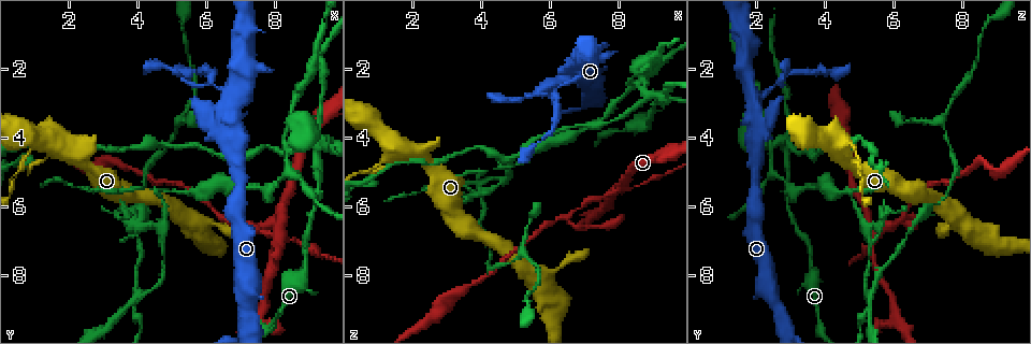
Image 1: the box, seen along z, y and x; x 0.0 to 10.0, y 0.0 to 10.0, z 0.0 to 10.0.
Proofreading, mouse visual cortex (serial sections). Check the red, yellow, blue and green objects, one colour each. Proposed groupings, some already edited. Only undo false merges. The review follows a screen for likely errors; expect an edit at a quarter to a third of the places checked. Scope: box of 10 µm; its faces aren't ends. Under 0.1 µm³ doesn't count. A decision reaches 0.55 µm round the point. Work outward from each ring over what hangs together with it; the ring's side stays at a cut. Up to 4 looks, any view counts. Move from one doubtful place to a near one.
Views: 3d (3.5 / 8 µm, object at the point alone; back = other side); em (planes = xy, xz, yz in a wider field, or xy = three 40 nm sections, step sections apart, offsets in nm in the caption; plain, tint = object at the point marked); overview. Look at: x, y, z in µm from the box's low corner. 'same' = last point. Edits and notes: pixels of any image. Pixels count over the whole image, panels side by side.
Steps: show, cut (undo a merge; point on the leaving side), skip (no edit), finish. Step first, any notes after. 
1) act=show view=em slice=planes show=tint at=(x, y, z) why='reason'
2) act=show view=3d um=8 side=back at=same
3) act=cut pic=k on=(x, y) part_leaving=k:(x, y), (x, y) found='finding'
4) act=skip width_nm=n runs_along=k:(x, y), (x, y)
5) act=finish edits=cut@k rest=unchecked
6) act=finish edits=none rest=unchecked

act=show view=3d um=8 at=(9.15, 5.90, 2.90) why='narrows sharply'

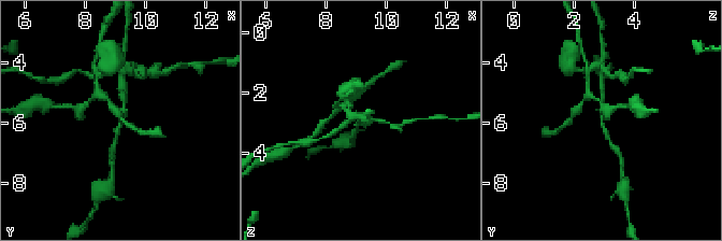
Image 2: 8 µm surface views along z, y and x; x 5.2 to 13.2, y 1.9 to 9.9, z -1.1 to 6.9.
act=show view=em slice=xy step=5 show=tint at=same arm_widths_nm=150,150

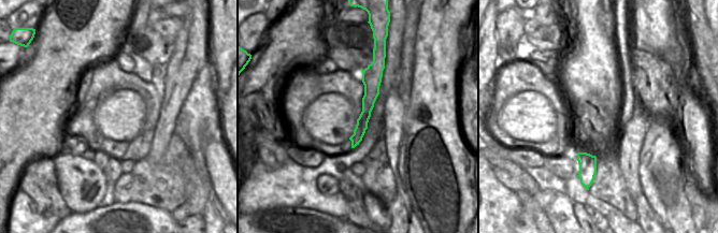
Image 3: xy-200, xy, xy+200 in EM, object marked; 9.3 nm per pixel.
act=skip found='one cell here'

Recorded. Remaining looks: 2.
act=show view=3d um=3.5 at=(2.00, 4.40, 4.40) why='abrupt turn'

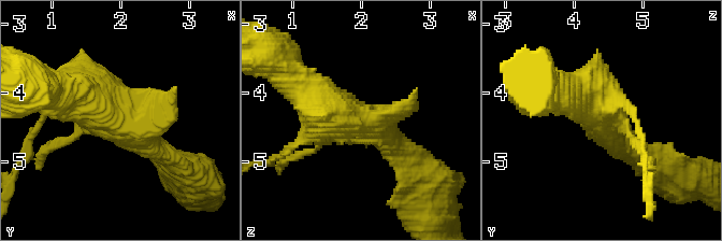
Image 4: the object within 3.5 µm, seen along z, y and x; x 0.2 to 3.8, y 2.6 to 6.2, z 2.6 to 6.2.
act=show view=em slice=xy step=3 show=tint at=(1.95, 4.40, 4.35)

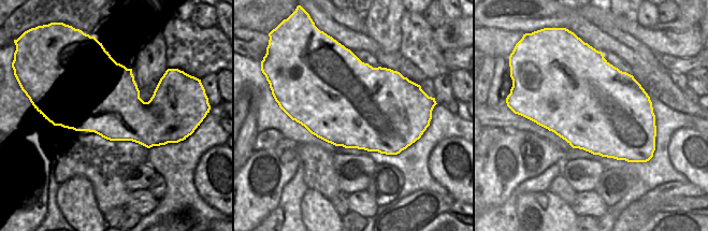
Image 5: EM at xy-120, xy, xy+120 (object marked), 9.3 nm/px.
act=skip runs_along=4:(393, 143), (287, 74) found='continuous, no second cell'

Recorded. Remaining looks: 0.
act=finish edits=none rest=unchecked

